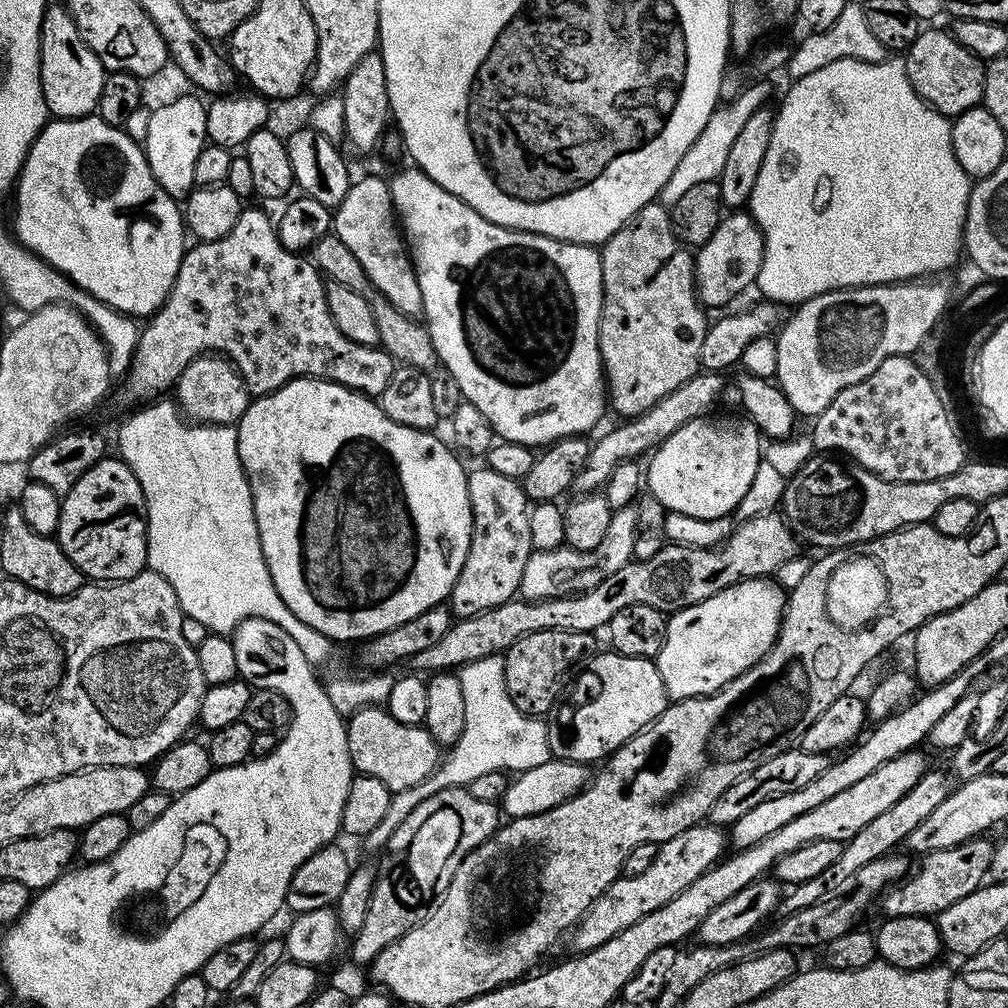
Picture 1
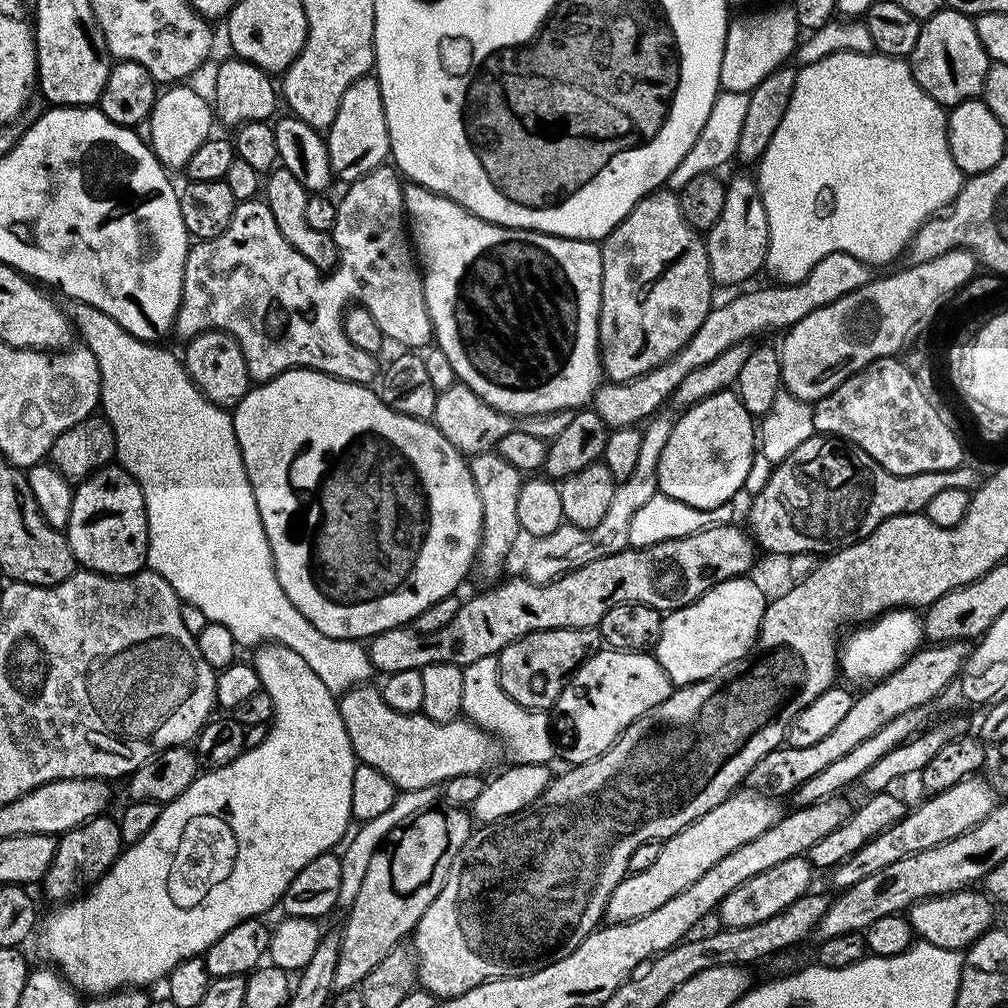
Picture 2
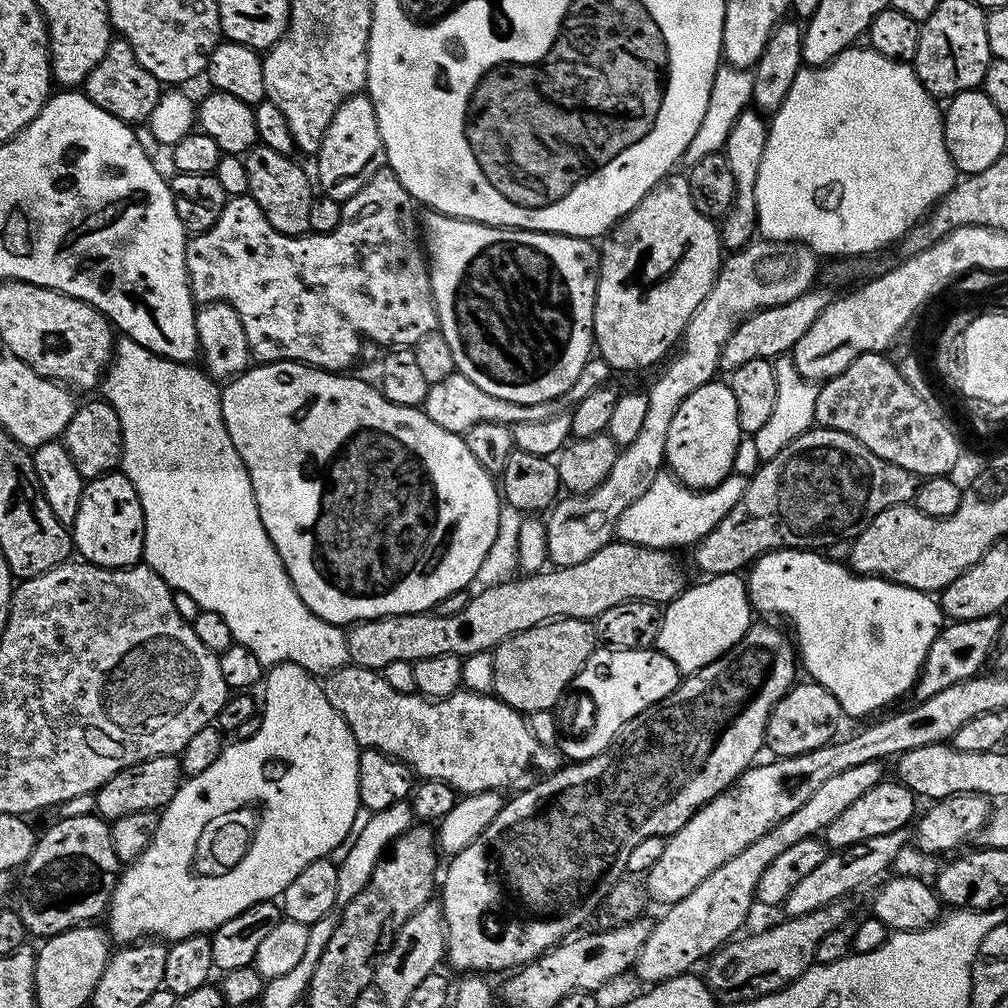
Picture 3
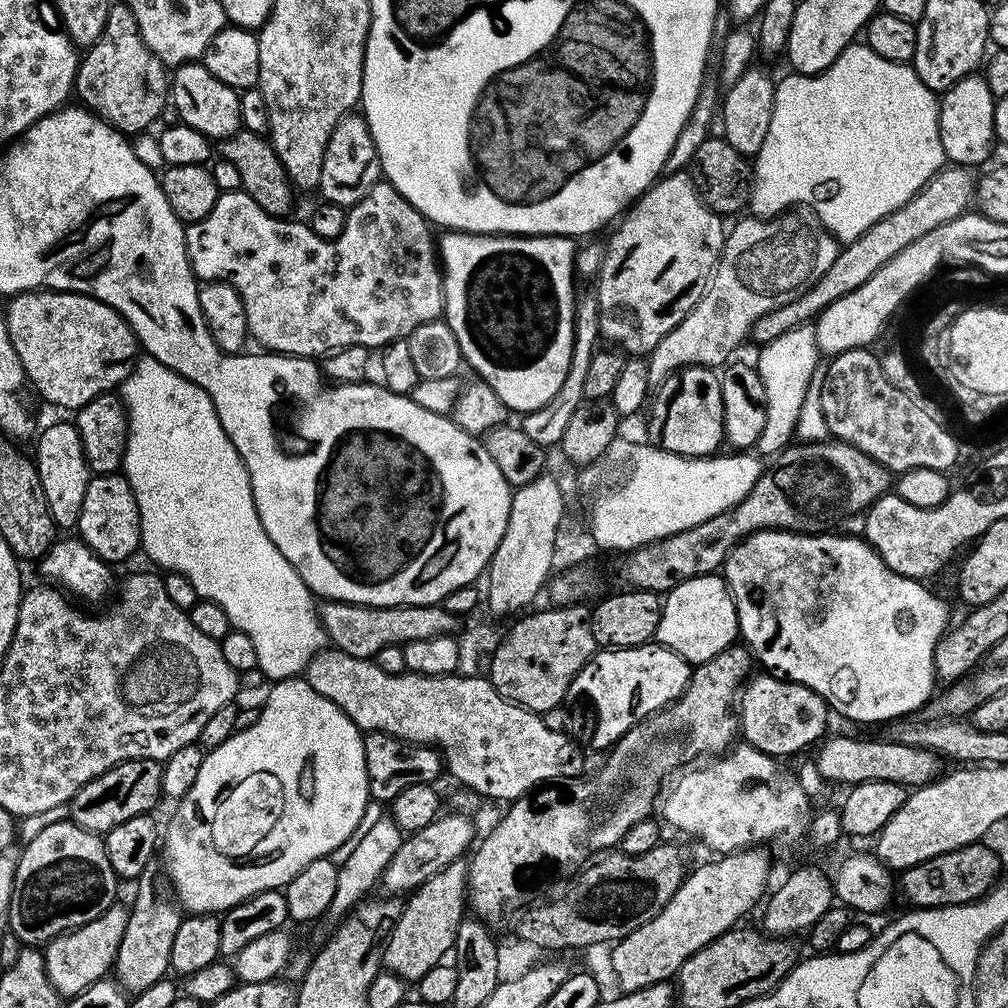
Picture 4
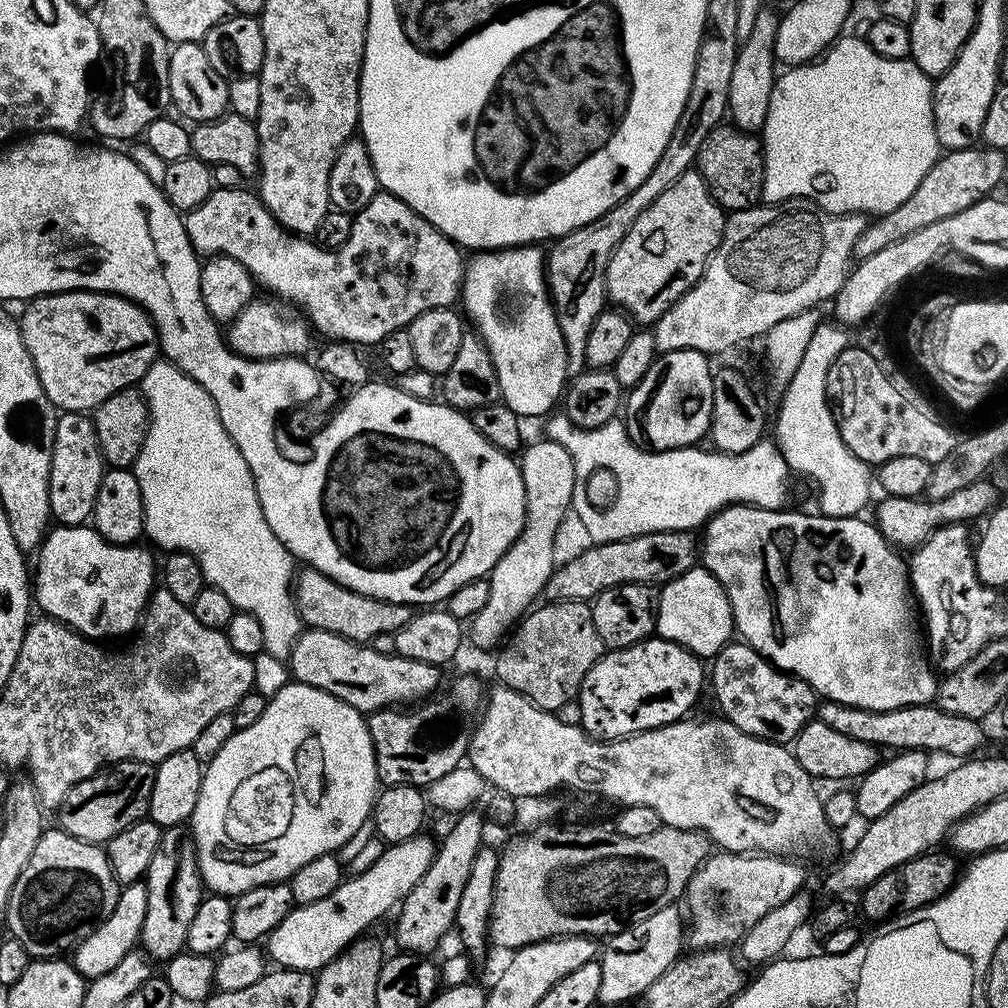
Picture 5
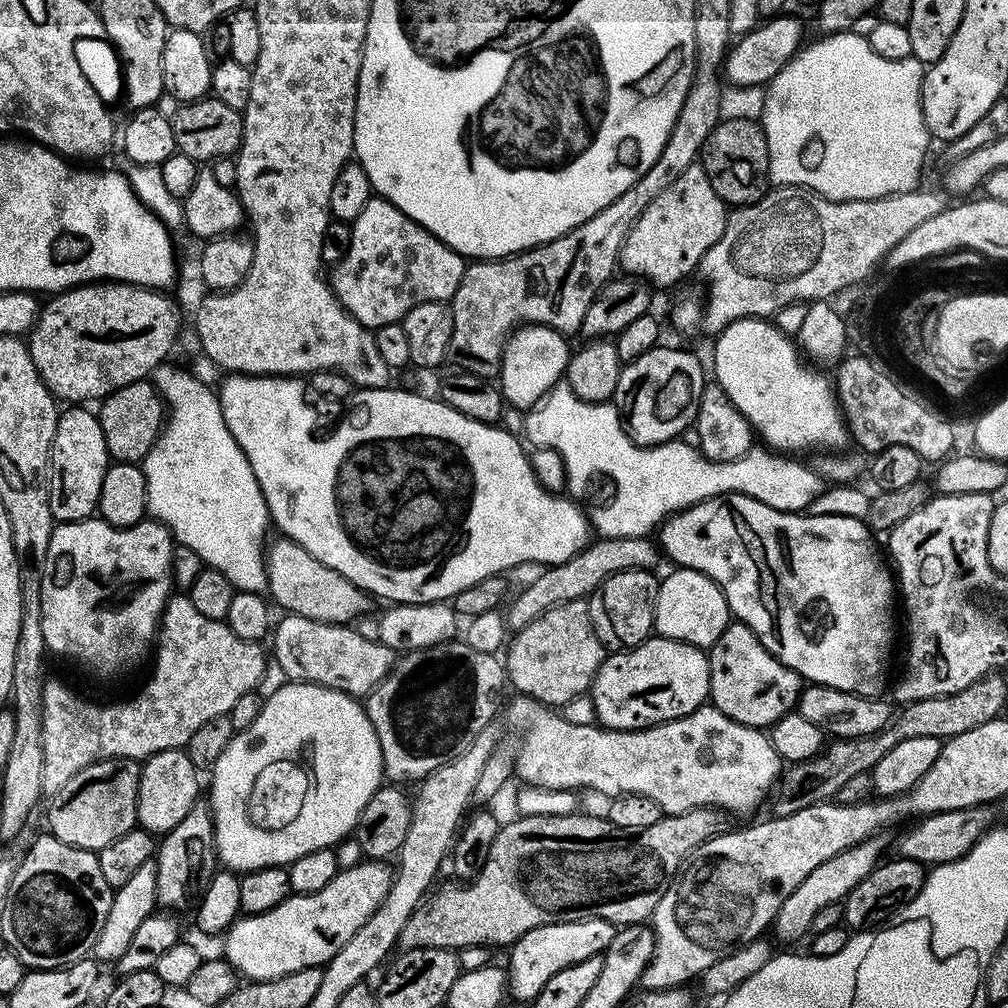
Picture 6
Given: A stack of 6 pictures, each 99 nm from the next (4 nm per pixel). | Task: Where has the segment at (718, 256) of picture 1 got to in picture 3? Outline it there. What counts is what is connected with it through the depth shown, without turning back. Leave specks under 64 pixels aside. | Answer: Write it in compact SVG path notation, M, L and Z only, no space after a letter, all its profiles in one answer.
M747 108L738 116L738 121L730 130L730 137L724 144L723 156L730 166L733 175L735 196L730 210L721 219L720 242L721 247L733 252L755 239L757 233L757 178L758 169L762 164L762 154L765 153L765 143L768 140L767 121L755 109Z

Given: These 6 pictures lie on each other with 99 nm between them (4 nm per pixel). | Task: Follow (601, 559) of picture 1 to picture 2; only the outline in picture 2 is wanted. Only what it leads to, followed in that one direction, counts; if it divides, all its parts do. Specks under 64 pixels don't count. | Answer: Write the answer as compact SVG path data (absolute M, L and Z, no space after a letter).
M657 414L647 421L642 428L642 447L638 453L638 462L634 472L626 481L616 484L616 493L613 494L610 506L603 515L602 522L593 529L579 529L574 524L567 522L560 524L554 534L535 537L531 547L530 558L523 575L536 584L548 584L557 580L575 568L586 566L586 562L594 562L598 558L606 558L610 554L618 554L629 547L630 526L634 514L650 498L658 494L658 462L662 458L662 450L666 450L666 442L670 442L670 430L674 423L673 417Z

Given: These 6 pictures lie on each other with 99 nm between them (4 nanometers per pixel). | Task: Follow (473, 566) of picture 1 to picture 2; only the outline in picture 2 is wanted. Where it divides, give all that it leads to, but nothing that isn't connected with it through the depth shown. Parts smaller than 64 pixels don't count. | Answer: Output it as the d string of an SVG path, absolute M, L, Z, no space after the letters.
M491 450L480 452L468 460L468 469L474 478L474 486L478 490L478 498L482 502L482 534L480 535L480 549L476 551L475 563L478 572L488 579L496 582L505 575L505 564L510 546L520 532L518 522L518 490L522 490L525 477L505 456Z

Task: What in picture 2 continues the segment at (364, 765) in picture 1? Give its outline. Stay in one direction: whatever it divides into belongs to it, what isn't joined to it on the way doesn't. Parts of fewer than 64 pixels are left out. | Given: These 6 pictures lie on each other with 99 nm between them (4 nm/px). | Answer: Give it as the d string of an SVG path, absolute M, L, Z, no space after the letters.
M361 686L352 688L339 697L338 703L346 734L352 740L352 753L357 761L369 764L395 782L397 789L407 790L443 785L444 781L457 777L458 774L481 775L488 764L498 756L499 743L487 732L466 718L457 718L446 723L436 723L426 718L424 713L404 714L394 711L383 700L379 687Z

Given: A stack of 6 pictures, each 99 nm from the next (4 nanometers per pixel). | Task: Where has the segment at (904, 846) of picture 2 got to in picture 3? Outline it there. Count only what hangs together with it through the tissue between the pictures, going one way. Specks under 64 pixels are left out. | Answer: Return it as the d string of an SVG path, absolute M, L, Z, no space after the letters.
M901 830L888 834L878 834L877 837L866 838L856 845L842 848L828 854L825 860L802 878L795 886L782 905L783 915L801 916L810 914L827 904L833 904L836 900L844 900L847 892L852 892L855 888L863 886L867 880L872 880L875 876L883 877L888 867L900 856L900 851L904 848L904 843L910 840L909 833Z

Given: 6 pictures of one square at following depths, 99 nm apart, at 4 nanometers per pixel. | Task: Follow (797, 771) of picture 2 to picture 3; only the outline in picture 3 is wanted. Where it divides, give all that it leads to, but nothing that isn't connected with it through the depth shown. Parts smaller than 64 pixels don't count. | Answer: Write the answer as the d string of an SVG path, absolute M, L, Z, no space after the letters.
M994 615L945 623L922 662L922 670L918 674L914 689L915 699L934 698L934 694L977 675L983 669L980 667L987 660L989 663L993 655L996 640L1000 636L1000 621L1001 617Z

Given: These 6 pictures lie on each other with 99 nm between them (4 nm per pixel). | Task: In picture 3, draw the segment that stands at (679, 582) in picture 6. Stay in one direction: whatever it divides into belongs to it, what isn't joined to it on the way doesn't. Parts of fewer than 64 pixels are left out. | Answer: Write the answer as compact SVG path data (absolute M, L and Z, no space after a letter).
M735 572L708 576L693 588L692 585L685 587L663 609L655 647L670 658L670 662L674 662L682 674L691 674L705 668L724 653L733 651L753 623L754 609L748 598L745 577Z

